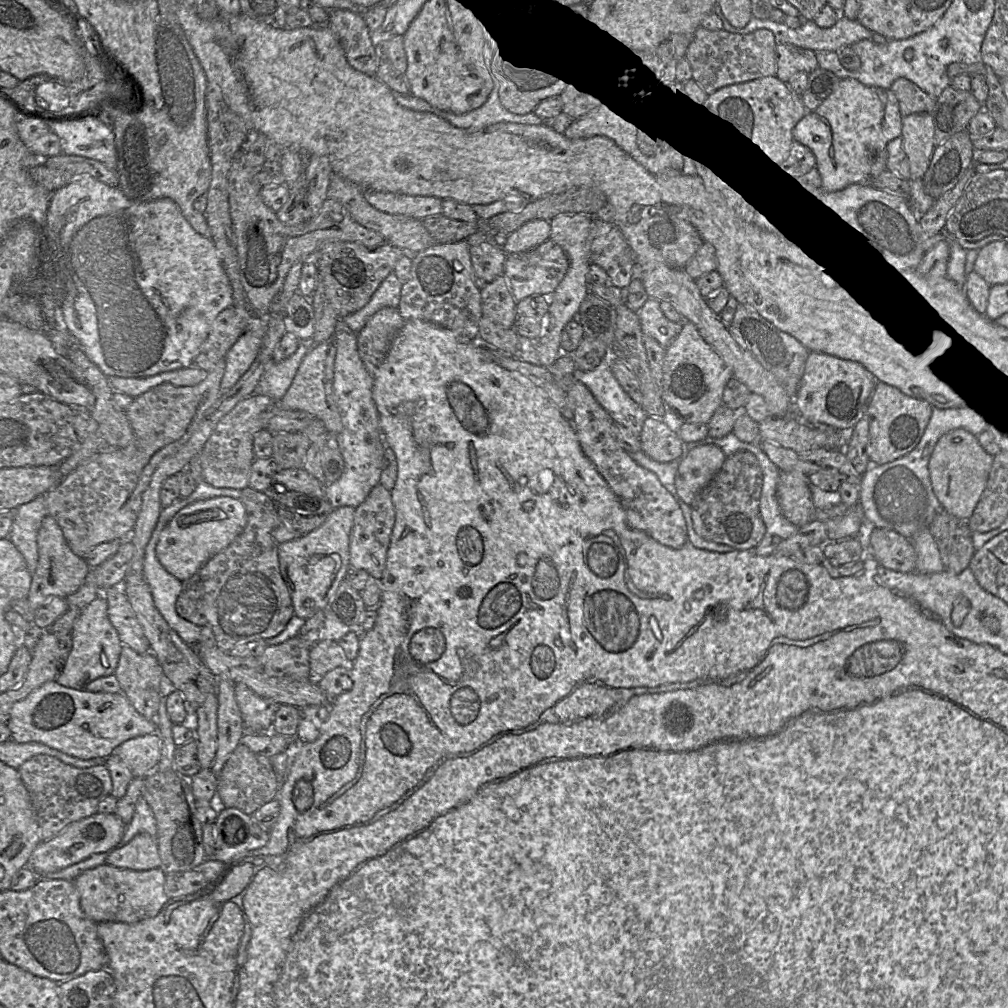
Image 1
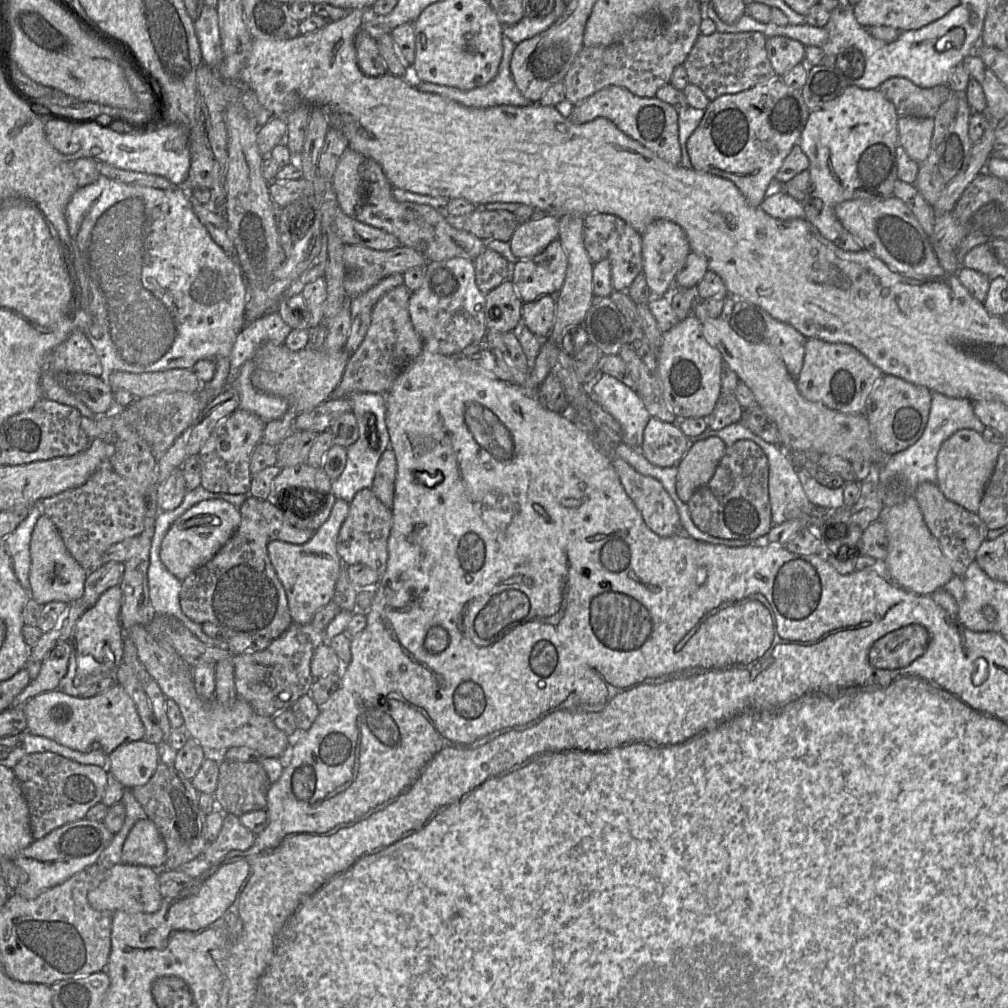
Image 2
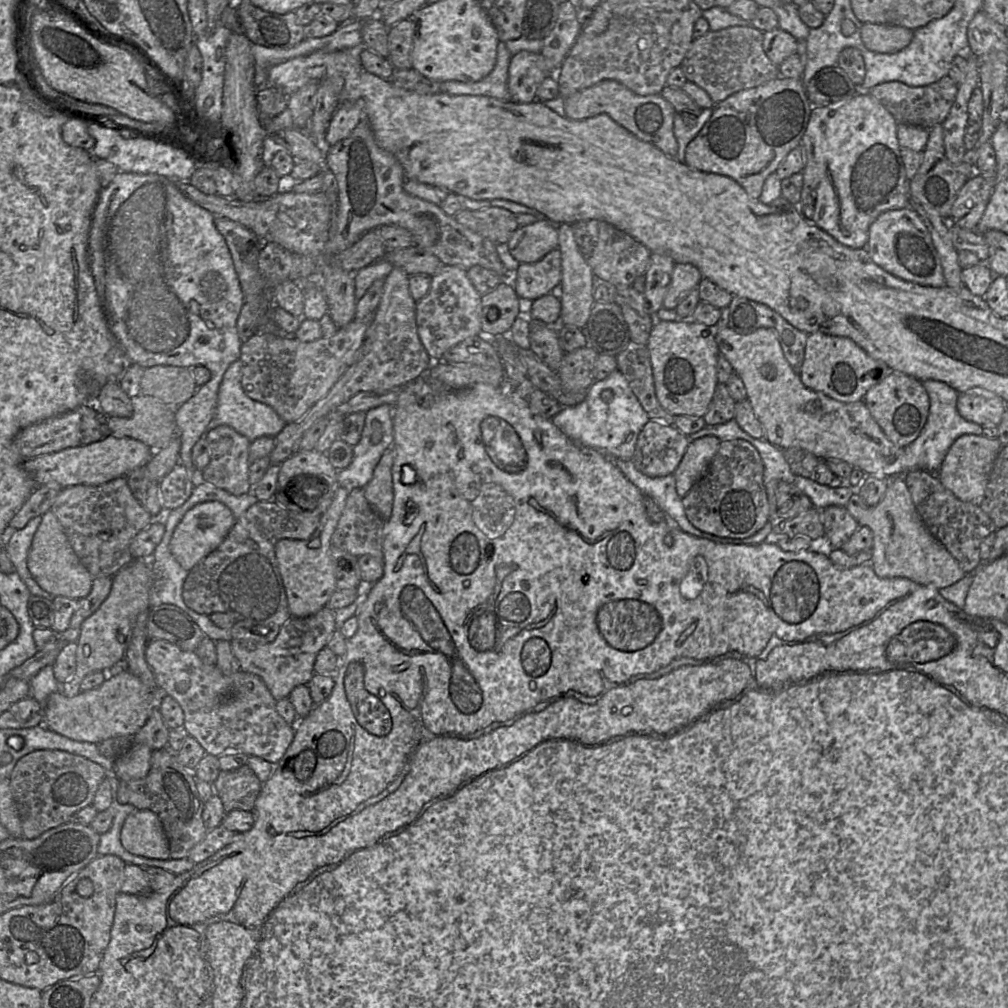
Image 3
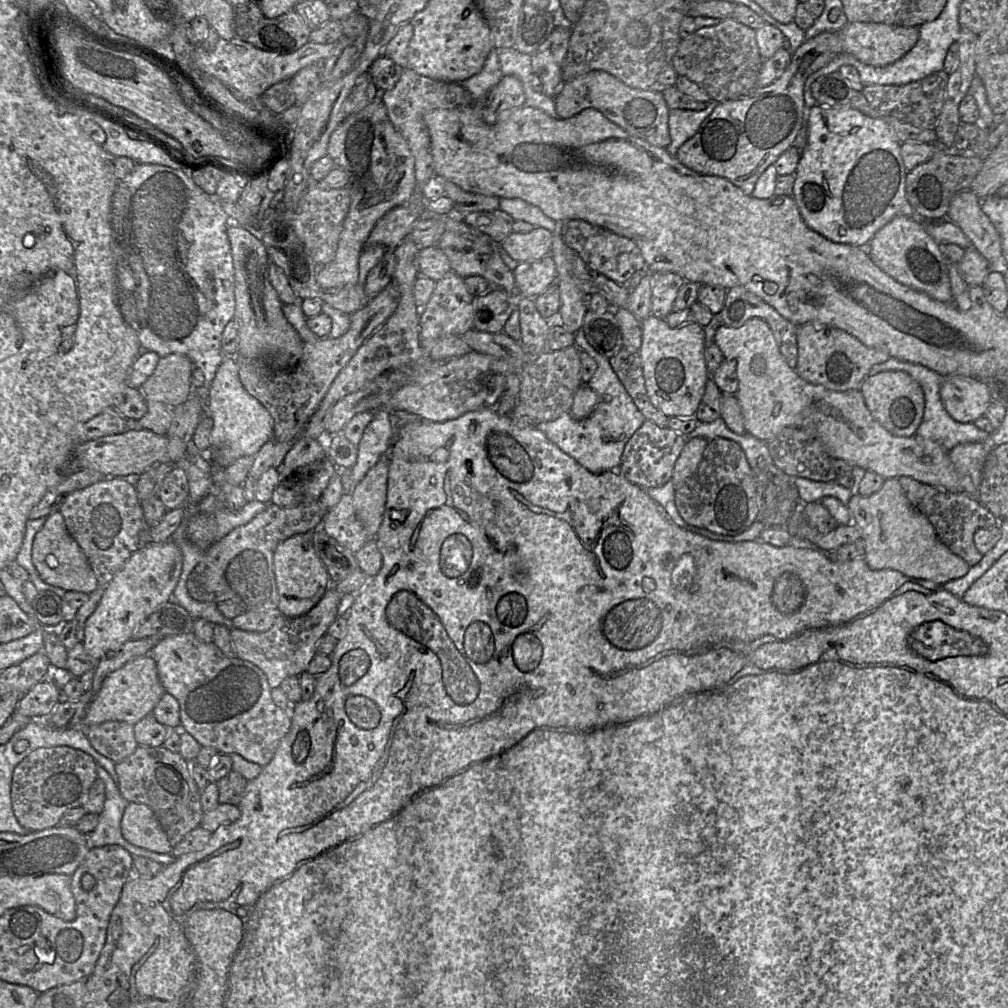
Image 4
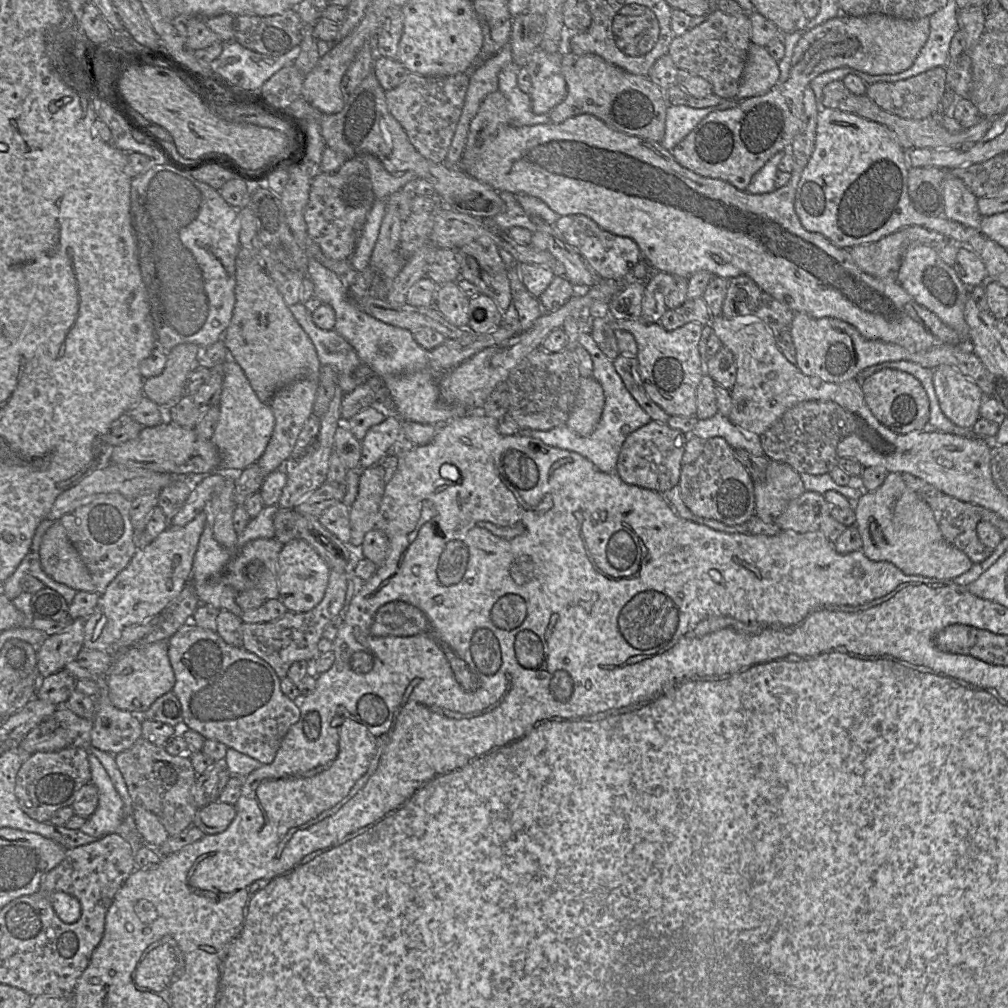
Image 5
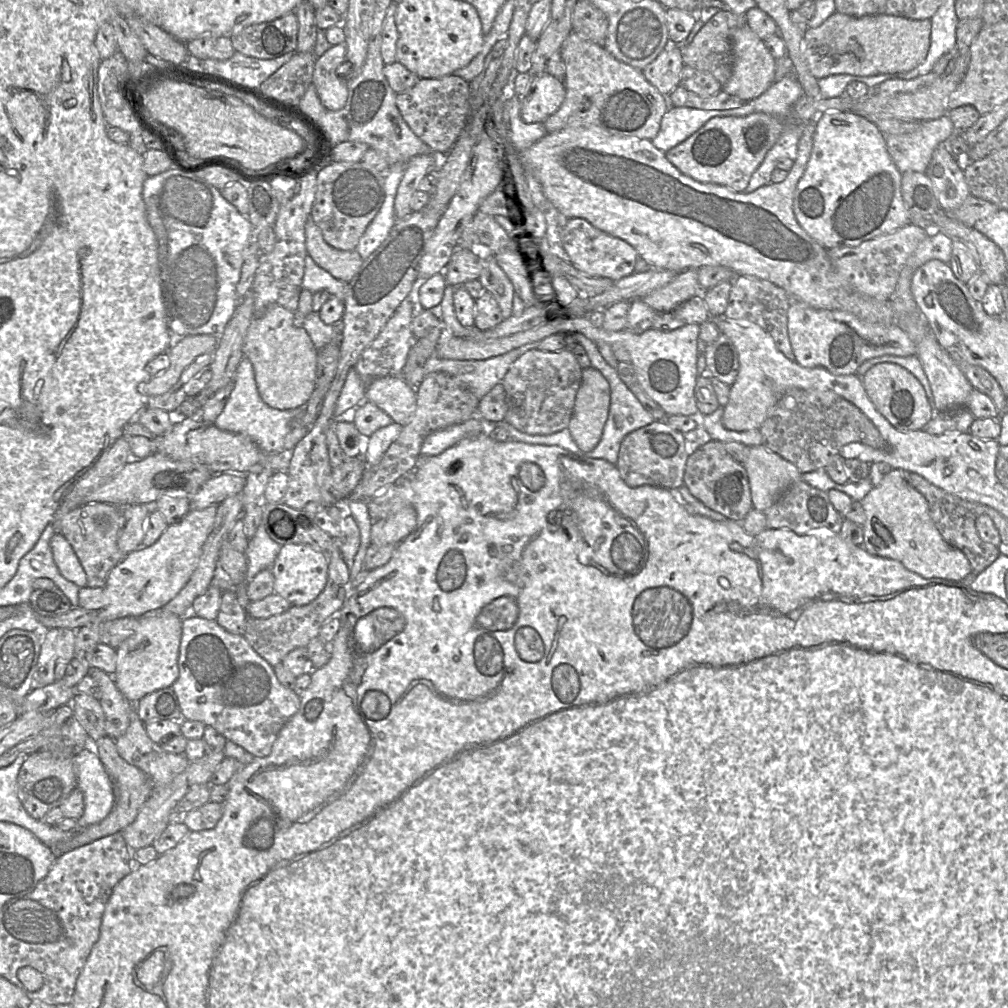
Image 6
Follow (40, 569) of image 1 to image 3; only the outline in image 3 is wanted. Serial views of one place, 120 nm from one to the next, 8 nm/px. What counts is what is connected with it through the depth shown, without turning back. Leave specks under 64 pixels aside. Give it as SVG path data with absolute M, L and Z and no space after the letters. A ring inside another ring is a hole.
M50 510L42 516L42 521L34 534L27 564L38 585L54 596L81 600L91 591L94 578L79 560L62 525Z

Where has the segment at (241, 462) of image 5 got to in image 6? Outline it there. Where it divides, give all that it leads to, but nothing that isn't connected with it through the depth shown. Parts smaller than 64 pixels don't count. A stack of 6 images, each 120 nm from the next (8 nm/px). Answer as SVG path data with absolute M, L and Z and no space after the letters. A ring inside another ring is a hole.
M243 358L233 377L233 389L213 424L220 430L247 436L264 453L288 454L309 432L302 425L303 412L304 408L278 410L265 404L257 390L252 363Z

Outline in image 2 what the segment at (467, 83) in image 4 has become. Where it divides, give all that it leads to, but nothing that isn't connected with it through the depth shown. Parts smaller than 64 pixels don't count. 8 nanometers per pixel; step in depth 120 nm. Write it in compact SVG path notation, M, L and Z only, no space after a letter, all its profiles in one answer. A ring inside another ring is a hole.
M502 35L502 58L498 72L493 80L484 86L463 91L458 88L434 84L418 83L421 92L438 94L446 99L456 101L472 108L489 108L500 105L525 107L532 103L518 91L510 71L510 62L515 44L506 35Z

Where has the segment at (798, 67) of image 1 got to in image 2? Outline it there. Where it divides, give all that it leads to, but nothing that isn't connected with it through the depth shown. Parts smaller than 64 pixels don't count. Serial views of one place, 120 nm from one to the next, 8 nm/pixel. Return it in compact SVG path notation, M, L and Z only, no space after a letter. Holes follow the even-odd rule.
M785 36L767 38L767 56L778 77L805 61L805 47L801 42Z

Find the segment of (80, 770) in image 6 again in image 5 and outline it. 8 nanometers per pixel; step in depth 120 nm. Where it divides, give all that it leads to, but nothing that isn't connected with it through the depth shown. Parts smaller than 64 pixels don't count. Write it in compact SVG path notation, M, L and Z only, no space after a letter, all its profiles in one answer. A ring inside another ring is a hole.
M90 752L88 761L91 783L98 789L99 801L94 813L86 819L79 830L97 839L110 834L118 834L135 847L144 845L159 853L159 846L146 844L140 837L133 815L125 815L123 800L100 761Z

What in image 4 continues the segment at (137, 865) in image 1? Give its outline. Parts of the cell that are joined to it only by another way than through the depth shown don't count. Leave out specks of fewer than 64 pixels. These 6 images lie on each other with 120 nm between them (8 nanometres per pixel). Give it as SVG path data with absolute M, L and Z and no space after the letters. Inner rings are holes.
M129 803L121 822L123 837L132 845L161 854L172 852L167 833L152 808Z

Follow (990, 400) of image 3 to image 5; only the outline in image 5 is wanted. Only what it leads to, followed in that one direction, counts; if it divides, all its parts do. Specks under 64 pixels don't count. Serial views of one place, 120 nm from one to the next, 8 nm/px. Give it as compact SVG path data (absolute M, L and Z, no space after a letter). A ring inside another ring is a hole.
M939 365L934 368L932 380L935 394L943 414L955 425L965 429L970 429L976 420L980 418L979 409L984 397L990 396L985 396L980 388L971 379L967 378L956 368L949 365Z

